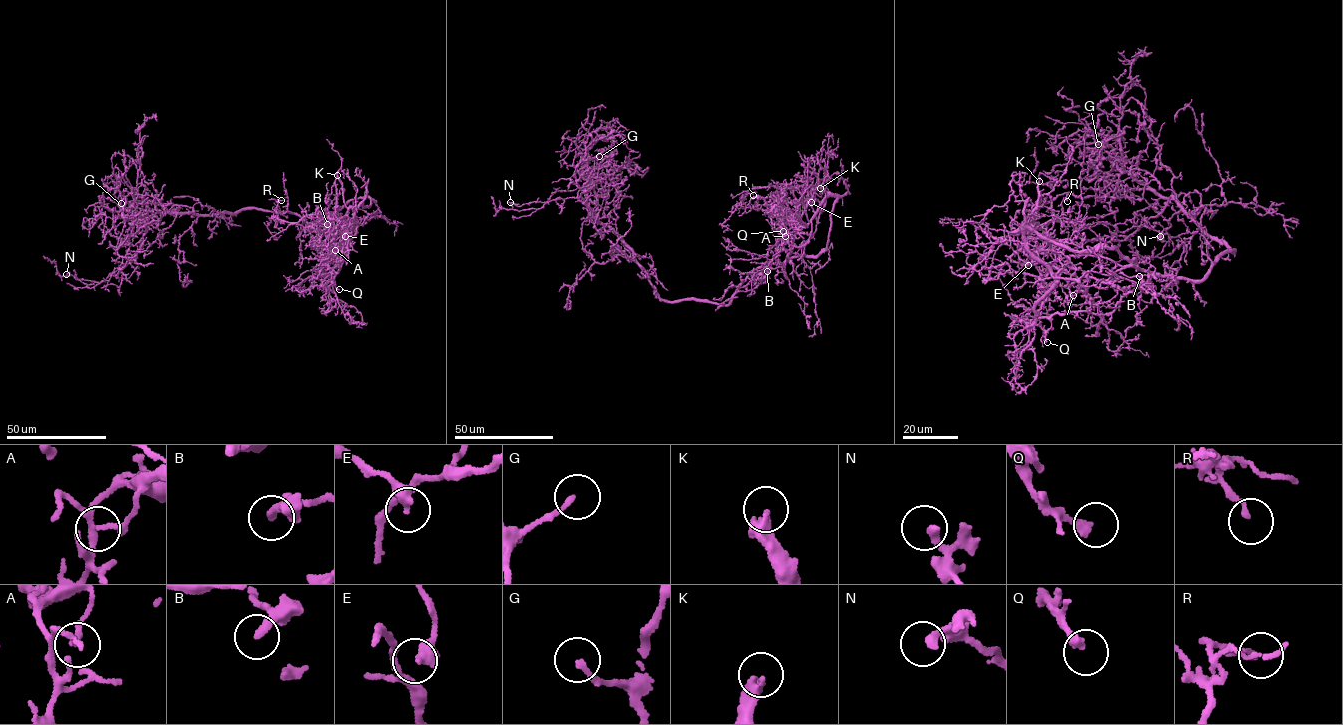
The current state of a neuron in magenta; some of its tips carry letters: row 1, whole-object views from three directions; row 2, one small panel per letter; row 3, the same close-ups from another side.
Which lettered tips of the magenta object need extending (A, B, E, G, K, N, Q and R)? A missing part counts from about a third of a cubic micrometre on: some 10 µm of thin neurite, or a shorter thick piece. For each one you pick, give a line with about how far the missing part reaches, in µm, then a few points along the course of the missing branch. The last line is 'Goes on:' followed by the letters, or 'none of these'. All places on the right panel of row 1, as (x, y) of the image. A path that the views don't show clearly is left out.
K: missing 60 µm
Q: missing 15 µm
R: missing 35 µm
Goes on: K, Q, R

